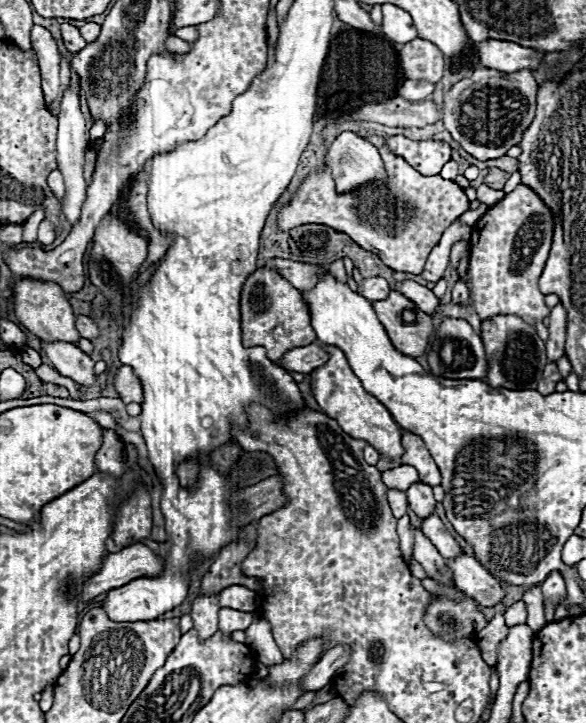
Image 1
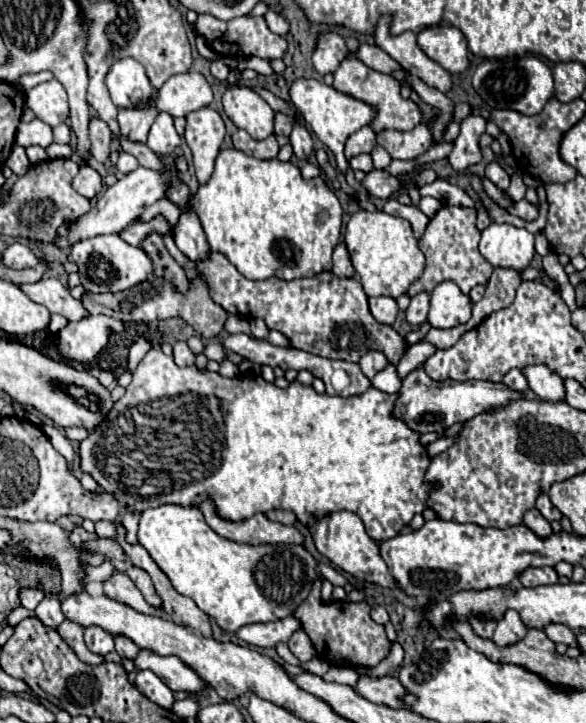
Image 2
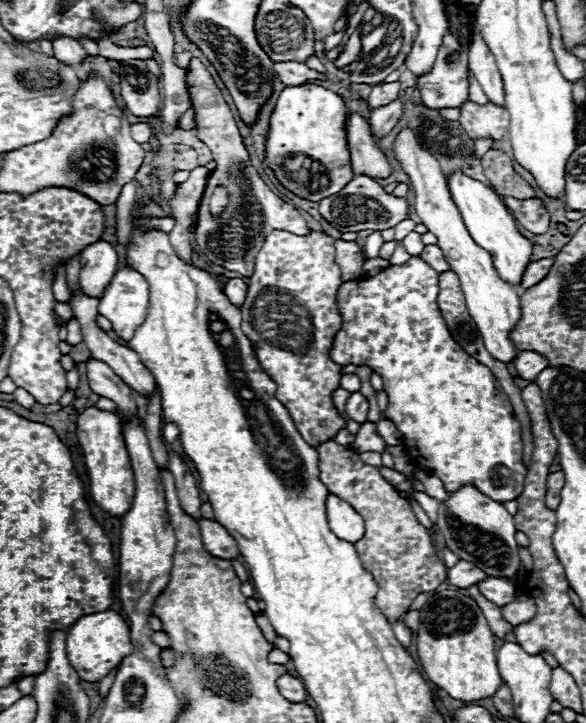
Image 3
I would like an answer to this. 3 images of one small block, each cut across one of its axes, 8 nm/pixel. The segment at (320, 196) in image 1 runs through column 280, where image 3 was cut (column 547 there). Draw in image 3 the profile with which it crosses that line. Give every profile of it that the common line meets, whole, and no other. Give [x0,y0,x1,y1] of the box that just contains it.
[504,196,550,234]

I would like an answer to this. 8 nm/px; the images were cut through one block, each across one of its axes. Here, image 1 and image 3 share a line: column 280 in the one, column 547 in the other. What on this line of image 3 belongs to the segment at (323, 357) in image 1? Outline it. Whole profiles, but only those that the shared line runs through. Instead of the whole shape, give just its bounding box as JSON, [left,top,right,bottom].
[514,350,548,380]

